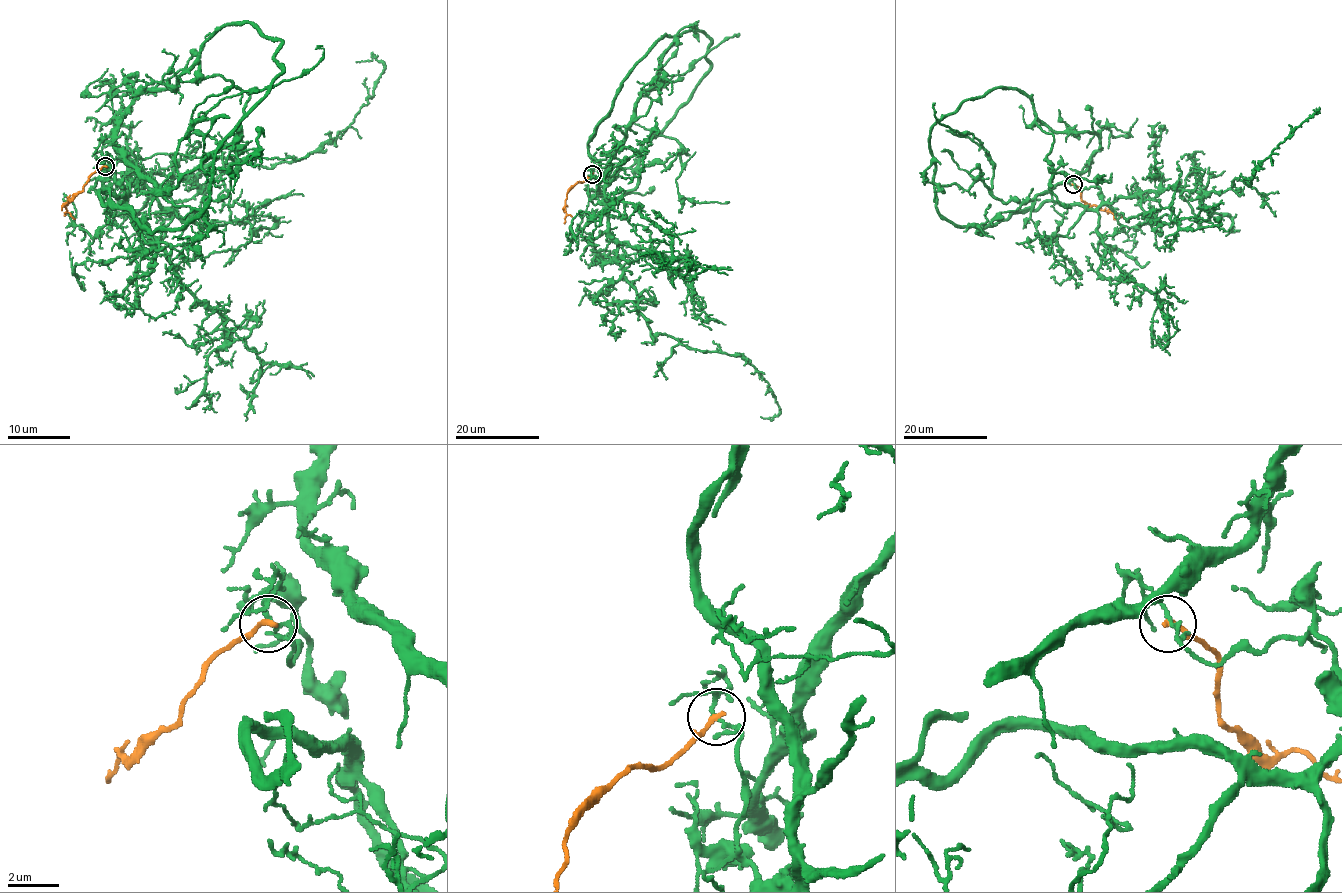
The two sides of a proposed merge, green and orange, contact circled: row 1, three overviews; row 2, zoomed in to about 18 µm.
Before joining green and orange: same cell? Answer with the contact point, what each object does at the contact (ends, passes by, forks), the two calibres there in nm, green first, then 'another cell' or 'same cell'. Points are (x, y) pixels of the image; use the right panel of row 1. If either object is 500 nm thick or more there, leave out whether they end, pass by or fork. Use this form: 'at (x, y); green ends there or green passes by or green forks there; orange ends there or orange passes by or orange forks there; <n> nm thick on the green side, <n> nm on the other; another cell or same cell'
at (1073, 184); green forks there; orange ends there; 110 nm thick on the green side, 240 nm on the other; another cell

